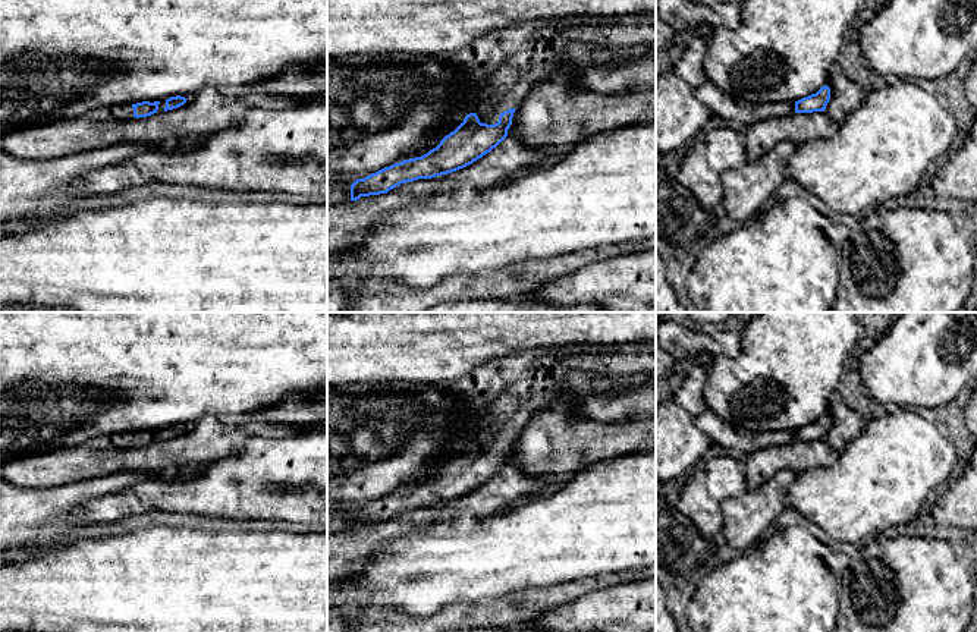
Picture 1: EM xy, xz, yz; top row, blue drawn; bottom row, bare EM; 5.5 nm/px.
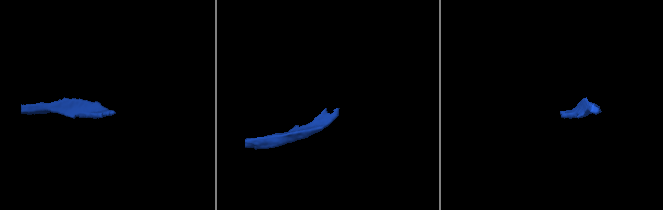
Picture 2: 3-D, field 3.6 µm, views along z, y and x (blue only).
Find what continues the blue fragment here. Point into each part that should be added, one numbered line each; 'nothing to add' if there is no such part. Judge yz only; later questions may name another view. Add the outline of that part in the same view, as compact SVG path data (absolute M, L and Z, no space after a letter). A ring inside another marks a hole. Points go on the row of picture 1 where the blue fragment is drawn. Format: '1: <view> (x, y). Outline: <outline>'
1: yz (726, 106). Outline: M710 81L694 88L694 94L711 114L717 114L725 120L736 120L747 126L770 117L795 114L795 101L748 103L723 92Z

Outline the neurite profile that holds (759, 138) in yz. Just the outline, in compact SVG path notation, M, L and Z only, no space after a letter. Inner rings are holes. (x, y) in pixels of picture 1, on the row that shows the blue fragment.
M824 111L770 117L747 126L744 132L745 153L753 161L763 157L780 141L801 145L813 138L830 138L838 129L839 123Z

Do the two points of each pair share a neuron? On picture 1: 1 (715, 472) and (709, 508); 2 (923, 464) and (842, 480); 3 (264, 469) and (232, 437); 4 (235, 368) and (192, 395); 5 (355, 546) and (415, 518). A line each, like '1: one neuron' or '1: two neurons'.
1: one neuron
2: one neuron
3: two neurons
4: one neuron
5: one neuron

